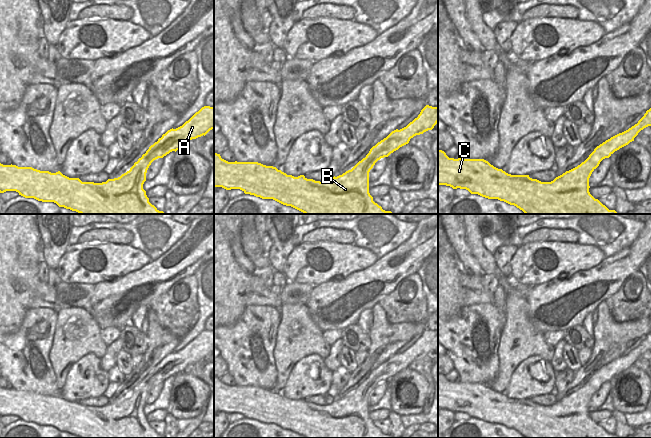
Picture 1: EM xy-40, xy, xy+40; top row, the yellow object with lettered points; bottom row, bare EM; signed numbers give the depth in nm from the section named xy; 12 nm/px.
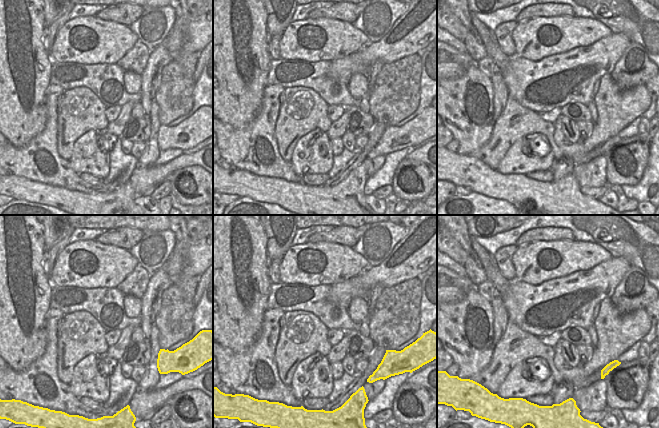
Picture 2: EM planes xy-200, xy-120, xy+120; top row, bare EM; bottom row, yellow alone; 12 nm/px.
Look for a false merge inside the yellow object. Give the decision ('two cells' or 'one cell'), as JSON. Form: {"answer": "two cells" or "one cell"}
{"answer": "one cell"}

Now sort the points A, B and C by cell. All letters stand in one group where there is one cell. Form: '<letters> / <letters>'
A B C

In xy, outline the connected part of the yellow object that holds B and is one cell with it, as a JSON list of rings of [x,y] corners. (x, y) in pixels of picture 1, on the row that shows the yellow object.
[[[426,105],[417,118],[406,127],[392,131],[386,138],[373,146],[369,153],[351,170],[333,177],[330,181],[320,182],[307,179],[304,175],[294,177],[258,162],[228,162],[214,153],[214,188],[226,190],[240,189],[245,194],[262,199],[273,199],[283,205],[291,206],[304,214],[393,214],[385,211],[373,201],[369,193],[369,172],[381,158],[388,157],[400,147],[409,143],[416,135],[432,130],[438,123],[438,107]]]

